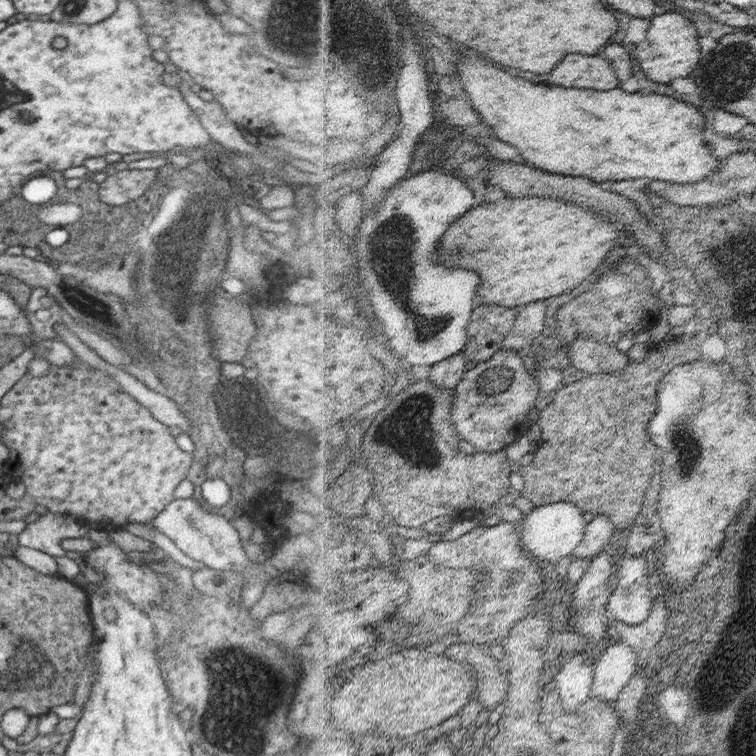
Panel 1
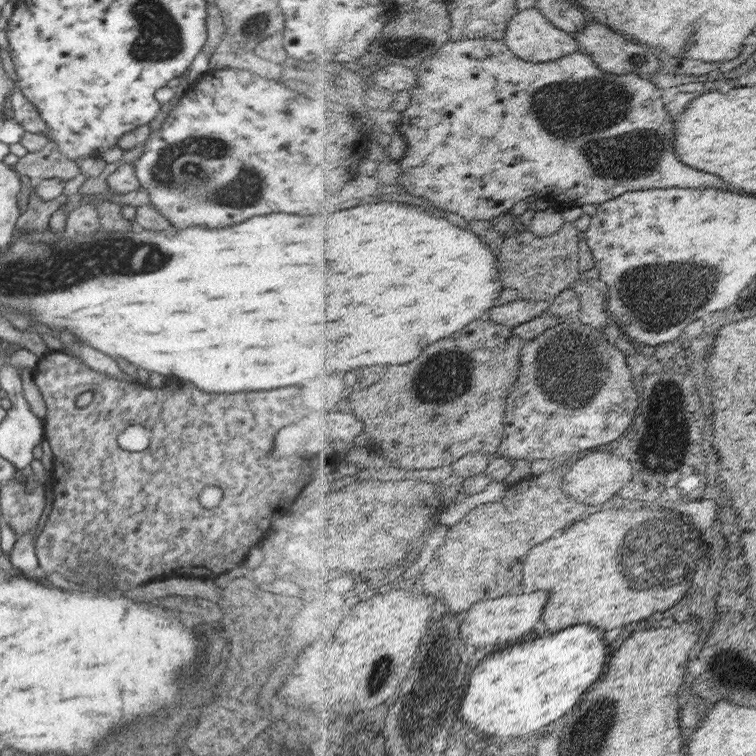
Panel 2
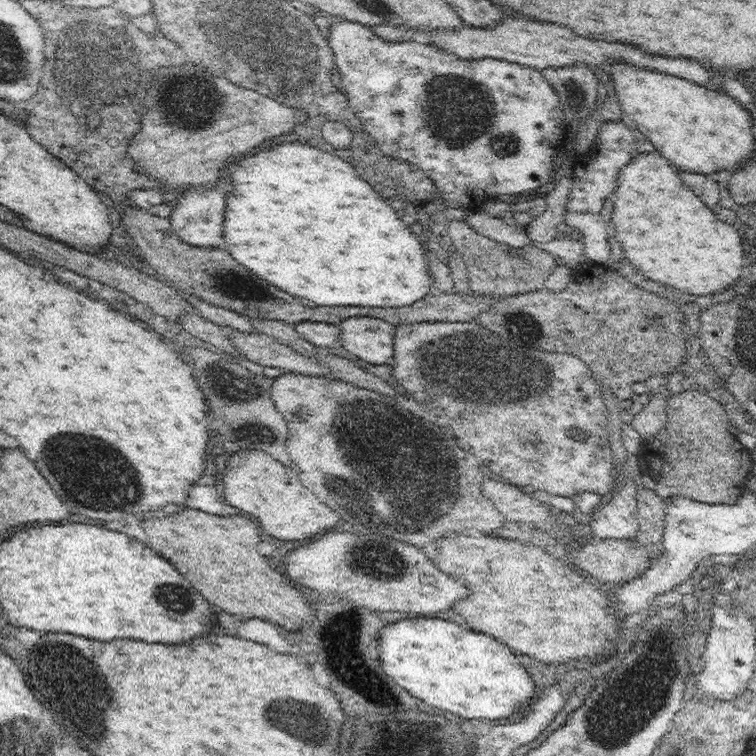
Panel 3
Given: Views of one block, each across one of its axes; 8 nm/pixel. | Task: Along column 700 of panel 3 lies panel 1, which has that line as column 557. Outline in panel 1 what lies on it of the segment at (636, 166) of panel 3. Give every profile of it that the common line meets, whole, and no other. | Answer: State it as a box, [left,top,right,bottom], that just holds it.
[438,198,626,308]

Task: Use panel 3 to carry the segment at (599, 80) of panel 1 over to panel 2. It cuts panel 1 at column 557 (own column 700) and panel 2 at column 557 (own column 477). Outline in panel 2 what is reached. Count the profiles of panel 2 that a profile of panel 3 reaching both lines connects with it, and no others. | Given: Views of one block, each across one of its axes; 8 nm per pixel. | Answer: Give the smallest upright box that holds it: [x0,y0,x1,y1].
[504,6,583,62]

